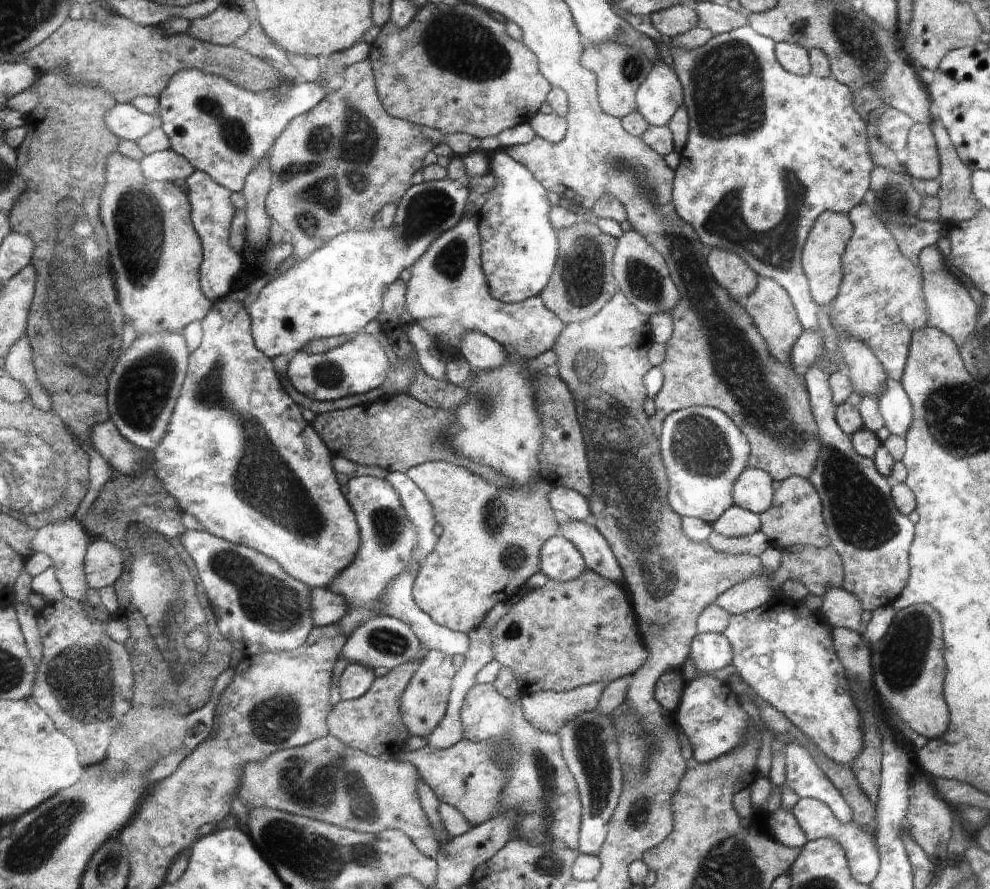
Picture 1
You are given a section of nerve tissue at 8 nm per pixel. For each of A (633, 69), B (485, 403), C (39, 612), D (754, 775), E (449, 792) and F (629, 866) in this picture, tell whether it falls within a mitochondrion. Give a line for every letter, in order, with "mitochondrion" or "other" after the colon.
A: mitochondrion
B: mitochondrion
C: other
D: other
E: other
F: other

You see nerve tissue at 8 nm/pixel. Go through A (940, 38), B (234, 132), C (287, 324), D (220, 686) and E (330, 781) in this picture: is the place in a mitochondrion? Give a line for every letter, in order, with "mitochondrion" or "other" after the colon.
A: other
B: mitochondrion
C: mitochondrion
D: other
E: mitochondrion

